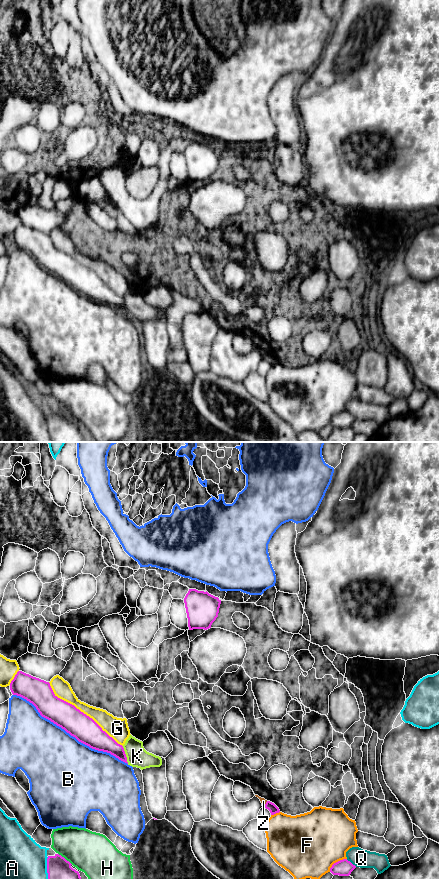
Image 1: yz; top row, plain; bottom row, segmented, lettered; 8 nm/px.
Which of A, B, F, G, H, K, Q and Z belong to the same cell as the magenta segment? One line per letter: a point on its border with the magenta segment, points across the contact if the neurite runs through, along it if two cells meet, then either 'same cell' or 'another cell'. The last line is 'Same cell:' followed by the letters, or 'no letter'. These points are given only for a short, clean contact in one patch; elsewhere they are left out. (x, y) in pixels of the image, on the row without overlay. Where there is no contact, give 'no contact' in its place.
A: yz (47, 424) | another cell
B: yz (69, 285) | another cell
F: yz (336, 414) | another cell
G: yz (82, 264) | another cell
H: yz (64, 410) | another cell
K: yz (125, 307) | another cell
Q: yz (350, 414) | another cell
Z: yz (266, 355) | along yz (267, 353), (263, 357) | another cell
Same cell: no letter

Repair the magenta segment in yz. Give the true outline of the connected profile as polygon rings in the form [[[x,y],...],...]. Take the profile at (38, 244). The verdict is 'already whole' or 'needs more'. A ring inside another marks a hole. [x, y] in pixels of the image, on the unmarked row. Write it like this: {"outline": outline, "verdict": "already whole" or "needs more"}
{"outline": [[[18,223],[10,235],[10,242],[13,247],[32,255],[42,269],[64,281],[79,294],[92,301],[110,305],[128,316],[123,298],[103,283],[92,270],[58,250],[49,234]]], "verdict": "already whole"}

